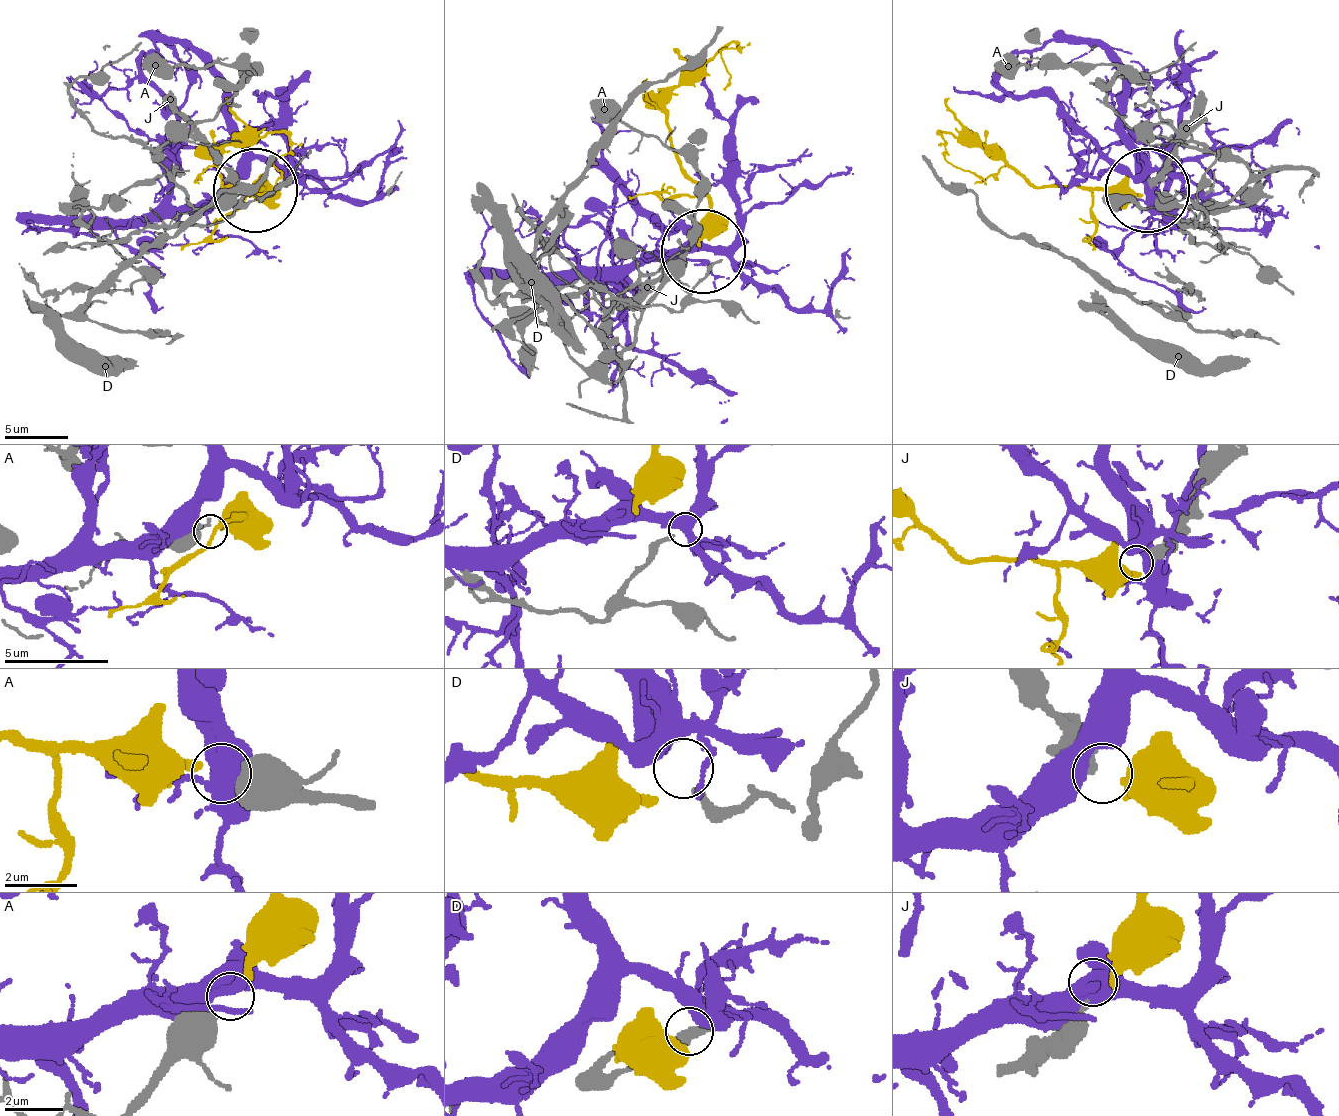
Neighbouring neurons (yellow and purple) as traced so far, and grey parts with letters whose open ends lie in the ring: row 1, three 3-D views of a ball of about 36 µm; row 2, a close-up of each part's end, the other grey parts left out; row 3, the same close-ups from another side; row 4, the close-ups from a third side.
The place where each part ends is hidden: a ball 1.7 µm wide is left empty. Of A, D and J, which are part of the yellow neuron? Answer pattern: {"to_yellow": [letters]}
{"to_yellow": ["A"]}

